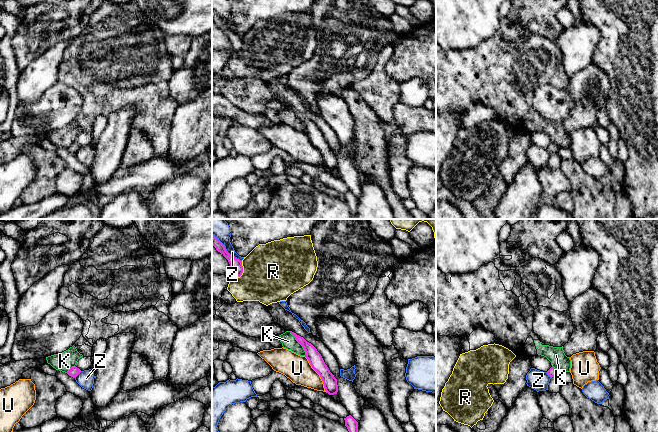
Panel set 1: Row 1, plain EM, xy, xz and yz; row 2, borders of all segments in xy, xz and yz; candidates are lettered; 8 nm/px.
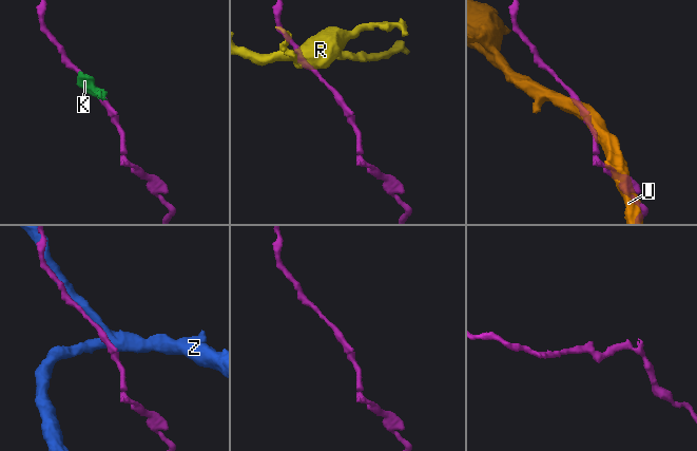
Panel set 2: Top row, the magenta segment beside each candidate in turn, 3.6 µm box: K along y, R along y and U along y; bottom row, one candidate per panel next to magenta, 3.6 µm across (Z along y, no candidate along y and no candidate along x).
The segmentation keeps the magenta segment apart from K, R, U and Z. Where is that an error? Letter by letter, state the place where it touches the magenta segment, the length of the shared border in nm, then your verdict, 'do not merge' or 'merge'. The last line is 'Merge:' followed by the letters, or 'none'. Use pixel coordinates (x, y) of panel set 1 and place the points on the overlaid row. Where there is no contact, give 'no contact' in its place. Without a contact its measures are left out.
K: meets magenta in xz at (299, 342); contact 240 nm long; do not merge
R: meets magenta in xz at (242, 269); contact 140 nm long; do not merge
U: meets magenta in xz at (318, 373); contact 340 nm long; do not merge
Z: meets magenta in xz at (225, 250); contact 320 nm long; do not merge
Merge: none

